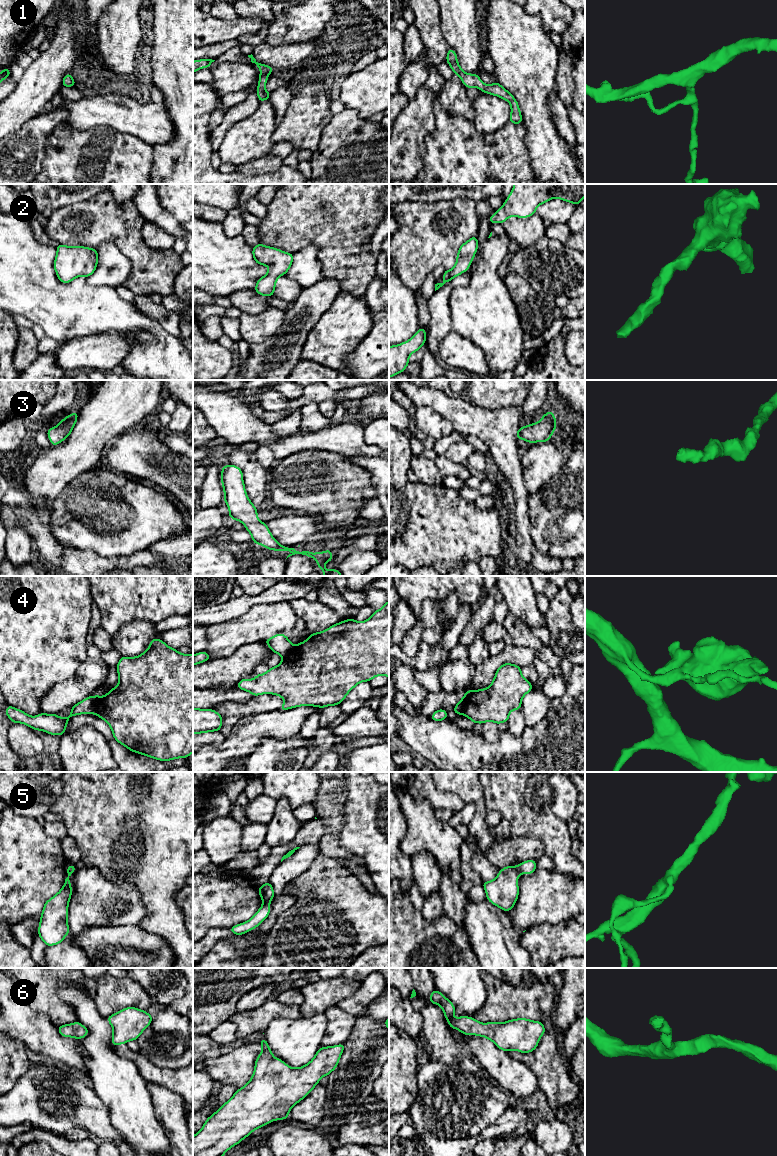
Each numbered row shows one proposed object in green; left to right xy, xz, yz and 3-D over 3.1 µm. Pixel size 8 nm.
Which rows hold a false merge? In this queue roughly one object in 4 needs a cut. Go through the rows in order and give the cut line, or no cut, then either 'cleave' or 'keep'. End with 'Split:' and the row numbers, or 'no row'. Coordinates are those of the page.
1: cut none; keep
2: cut none; keep
3: cut none; keep
4: cut xy (96, 696), (94, 713); cleave
5: cut yz (515, 866), (519, 873); cleave
6: cut none; keep
Split: 4, 5

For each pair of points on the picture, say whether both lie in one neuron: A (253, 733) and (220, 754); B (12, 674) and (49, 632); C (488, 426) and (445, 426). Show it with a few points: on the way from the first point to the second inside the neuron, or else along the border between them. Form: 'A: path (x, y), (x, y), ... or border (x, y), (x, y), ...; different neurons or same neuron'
A: path (245, 738), (228, 750); same neuron
B: path (22, 664), (25, 661), (25, 656), (39, 642); same neuron
C: border (434, 411), (445, 417), (454, 429); different neurons

